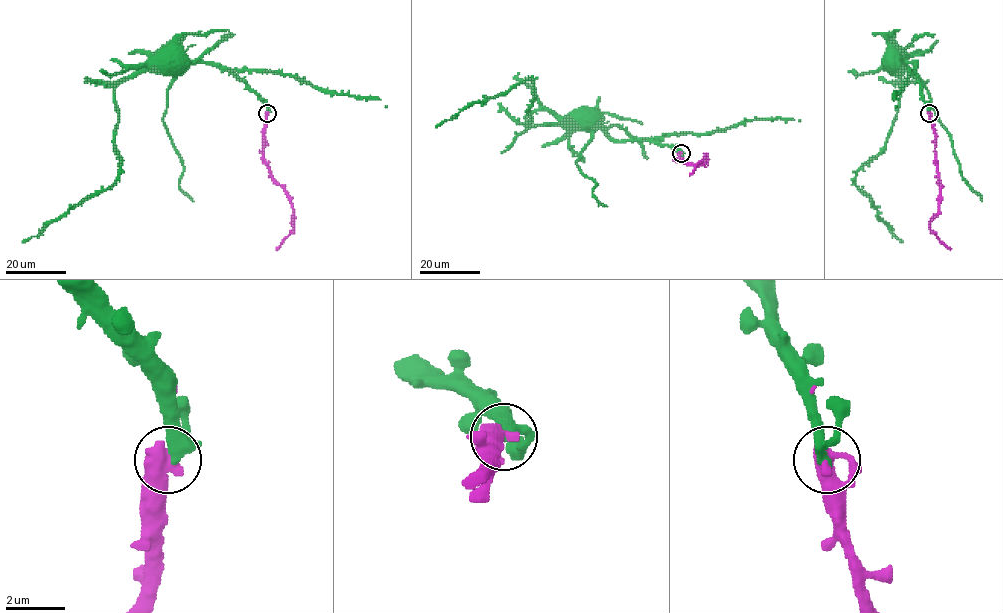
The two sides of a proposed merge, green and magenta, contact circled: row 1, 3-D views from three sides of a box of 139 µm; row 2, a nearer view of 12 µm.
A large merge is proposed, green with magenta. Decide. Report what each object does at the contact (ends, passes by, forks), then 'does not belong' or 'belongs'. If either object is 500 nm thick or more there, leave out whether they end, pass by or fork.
belongs

